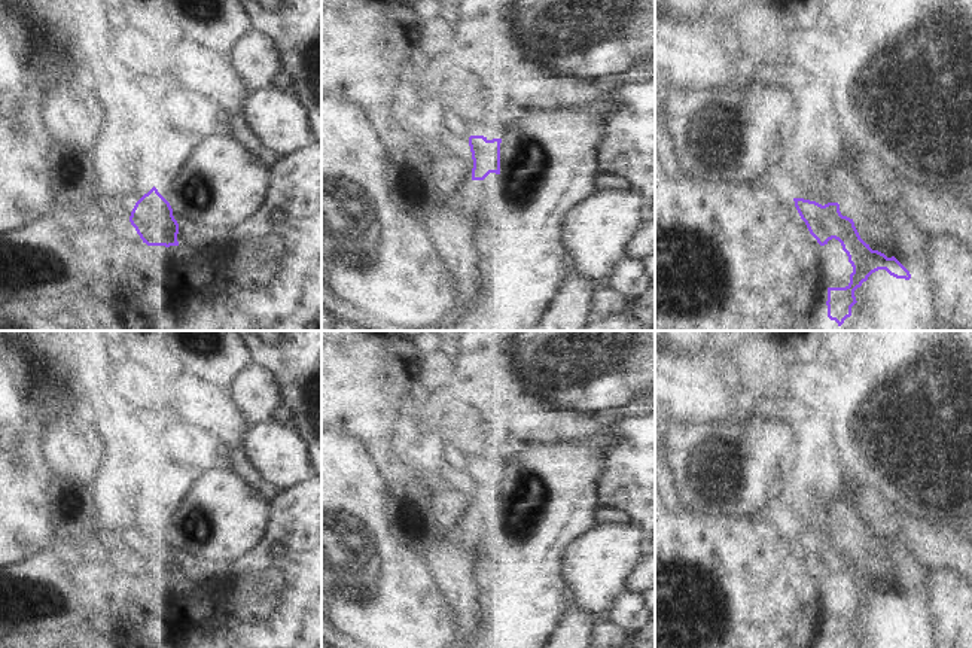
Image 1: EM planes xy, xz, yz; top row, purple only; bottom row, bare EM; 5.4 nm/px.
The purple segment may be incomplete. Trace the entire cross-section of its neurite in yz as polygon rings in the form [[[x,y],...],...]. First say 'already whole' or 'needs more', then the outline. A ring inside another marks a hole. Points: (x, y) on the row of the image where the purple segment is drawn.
needs more | [[[793,198],[795,207],[805,222],[810,234],[820,244],[820,267],[828,282],[828,317],[838,326],[851,316],[851,307],[857,302],[854,290],[868,277],[886,270],[896,279],[909,280],[909,271],[895,258],[887,258],[866,244],[853,219],[842,216],[838,203],[825,206]]]

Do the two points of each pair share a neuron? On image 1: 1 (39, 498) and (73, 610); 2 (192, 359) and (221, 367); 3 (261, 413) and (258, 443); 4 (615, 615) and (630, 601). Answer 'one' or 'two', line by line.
1: two
2: one
3: two
4: one

